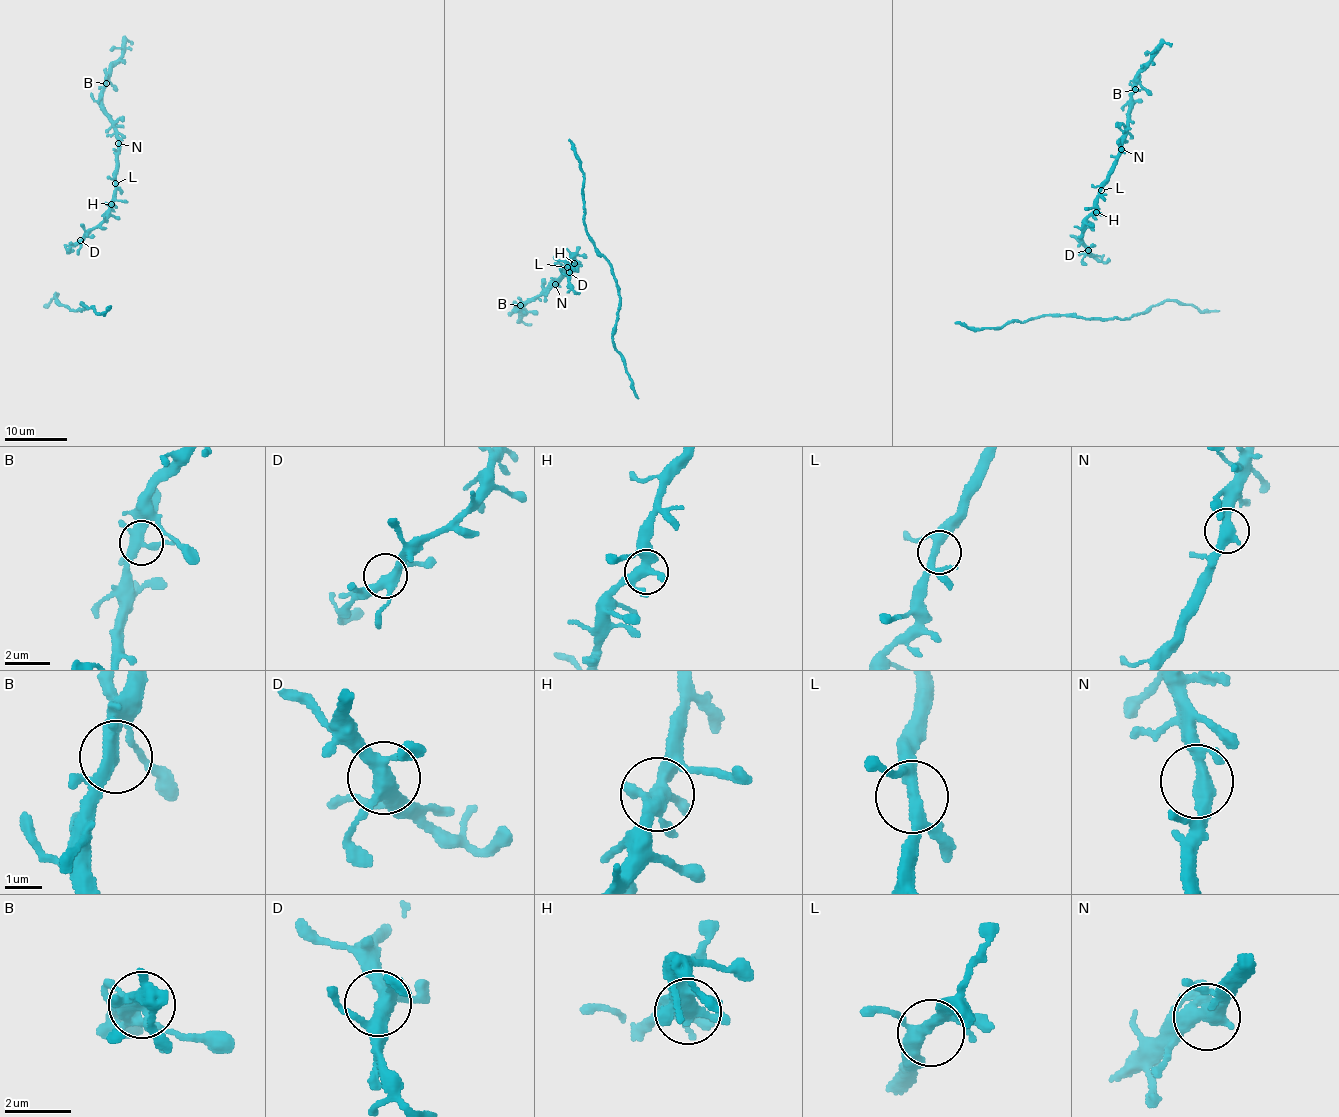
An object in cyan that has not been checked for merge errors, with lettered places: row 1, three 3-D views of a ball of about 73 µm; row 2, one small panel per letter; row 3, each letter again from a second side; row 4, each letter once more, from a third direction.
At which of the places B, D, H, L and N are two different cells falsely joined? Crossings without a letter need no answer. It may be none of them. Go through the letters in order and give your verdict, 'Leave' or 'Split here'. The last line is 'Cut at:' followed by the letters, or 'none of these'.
B: Leave
D: Leave
H: Leave
L: Leave
N: Leave
Cut at: none of these

